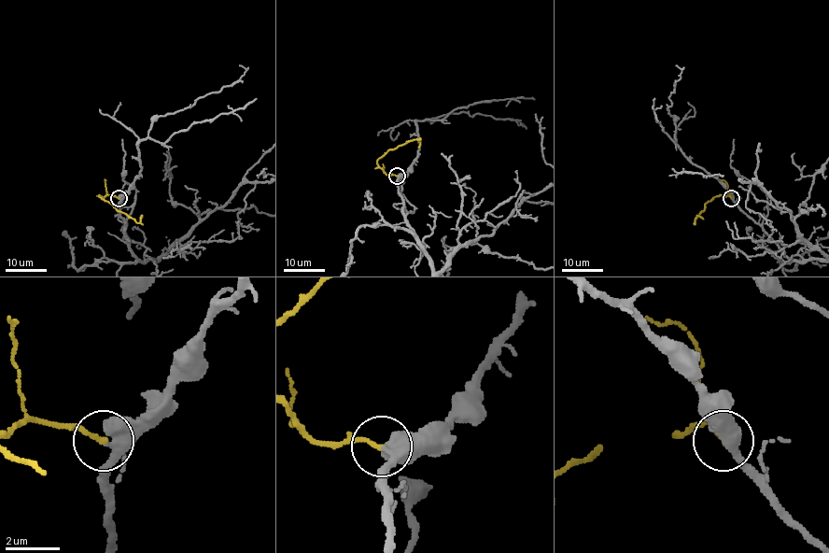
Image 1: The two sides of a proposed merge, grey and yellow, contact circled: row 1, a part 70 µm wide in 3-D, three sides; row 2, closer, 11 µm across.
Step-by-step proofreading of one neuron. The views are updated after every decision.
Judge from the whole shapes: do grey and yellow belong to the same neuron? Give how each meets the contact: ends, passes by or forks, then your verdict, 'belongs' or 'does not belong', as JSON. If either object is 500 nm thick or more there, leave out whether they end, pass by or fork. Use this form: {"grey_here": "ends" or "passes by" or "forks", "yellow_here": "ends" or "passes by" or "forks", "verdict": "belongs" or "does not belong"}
{"grey_here": "passes by", "yellow_here": "ends", "verdict": "belongs"}

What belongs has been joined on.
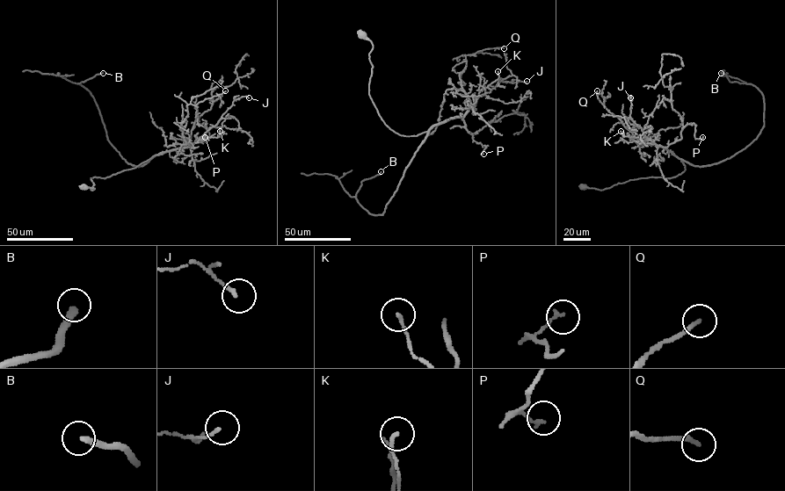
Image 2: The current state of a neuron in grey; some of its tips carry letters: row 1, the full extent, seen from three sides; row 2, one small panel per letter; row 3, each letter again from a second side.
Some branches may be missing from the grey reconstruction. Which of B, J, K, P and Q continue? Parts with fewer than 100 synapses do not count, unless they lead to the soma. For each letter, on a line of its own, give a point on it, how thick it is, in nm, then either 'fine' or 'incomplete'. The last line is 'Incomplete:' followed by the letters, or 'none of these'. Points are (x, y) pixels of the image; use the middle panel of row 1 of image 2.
B: at (381, 171); 280 nm thick; incomplete
J: at (526, 81); 140 nm thick; fine
K: at (497, 71); 120 nm thick; fine
P: at (483, 154); 140 nm thick; fine
Q: at (504, 48); 190 nm thick; fine
Incomplete: B

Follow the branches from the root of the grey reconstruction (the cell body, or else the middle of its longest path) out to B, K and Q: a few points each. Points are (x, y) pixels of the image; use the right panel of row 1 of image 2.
B: (585, 187), (672, 177), (685, 169), (681, 159), (708, 166), (749, 146), (764, 125), (763, 95), (721, 73)
K: (585, 187), (603, 190), (685, 170), (665, 148), (621, 131)
Q: (585, 187), (603, 190), (630, 180), (672, 177), (685, 169), (665, 148), (641, 143), (599, 101), (597, 90)

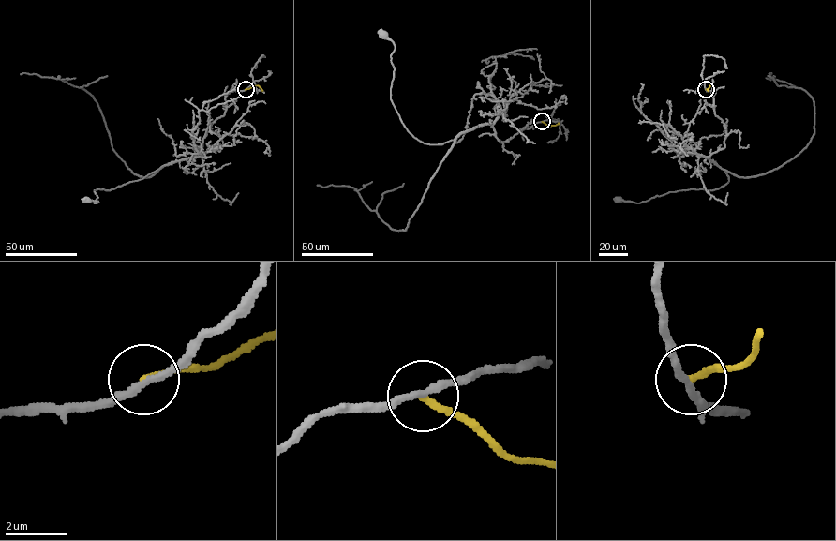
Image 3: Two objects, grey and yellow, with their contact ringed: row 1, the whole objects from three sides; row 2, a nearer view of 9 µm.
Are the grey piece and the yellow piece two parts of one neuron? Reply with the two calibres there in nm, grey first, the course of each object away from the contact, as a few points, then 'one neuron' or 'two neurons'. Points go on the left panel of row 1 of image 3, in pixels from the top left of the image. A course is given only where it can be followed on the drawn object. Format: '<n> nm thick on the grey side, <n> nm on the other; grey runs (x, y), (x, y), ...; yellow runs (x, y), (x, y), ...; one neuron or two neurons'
220 nm thick on the grey side, 200 nm on the other; grey runs (245, 89), (229, 92), (225, 113), (208, 127), (194, 157), (94, 190), (98, 202), (87, 200); yellow runs (245, 89), (259, 85), (262, 91); two neurons

